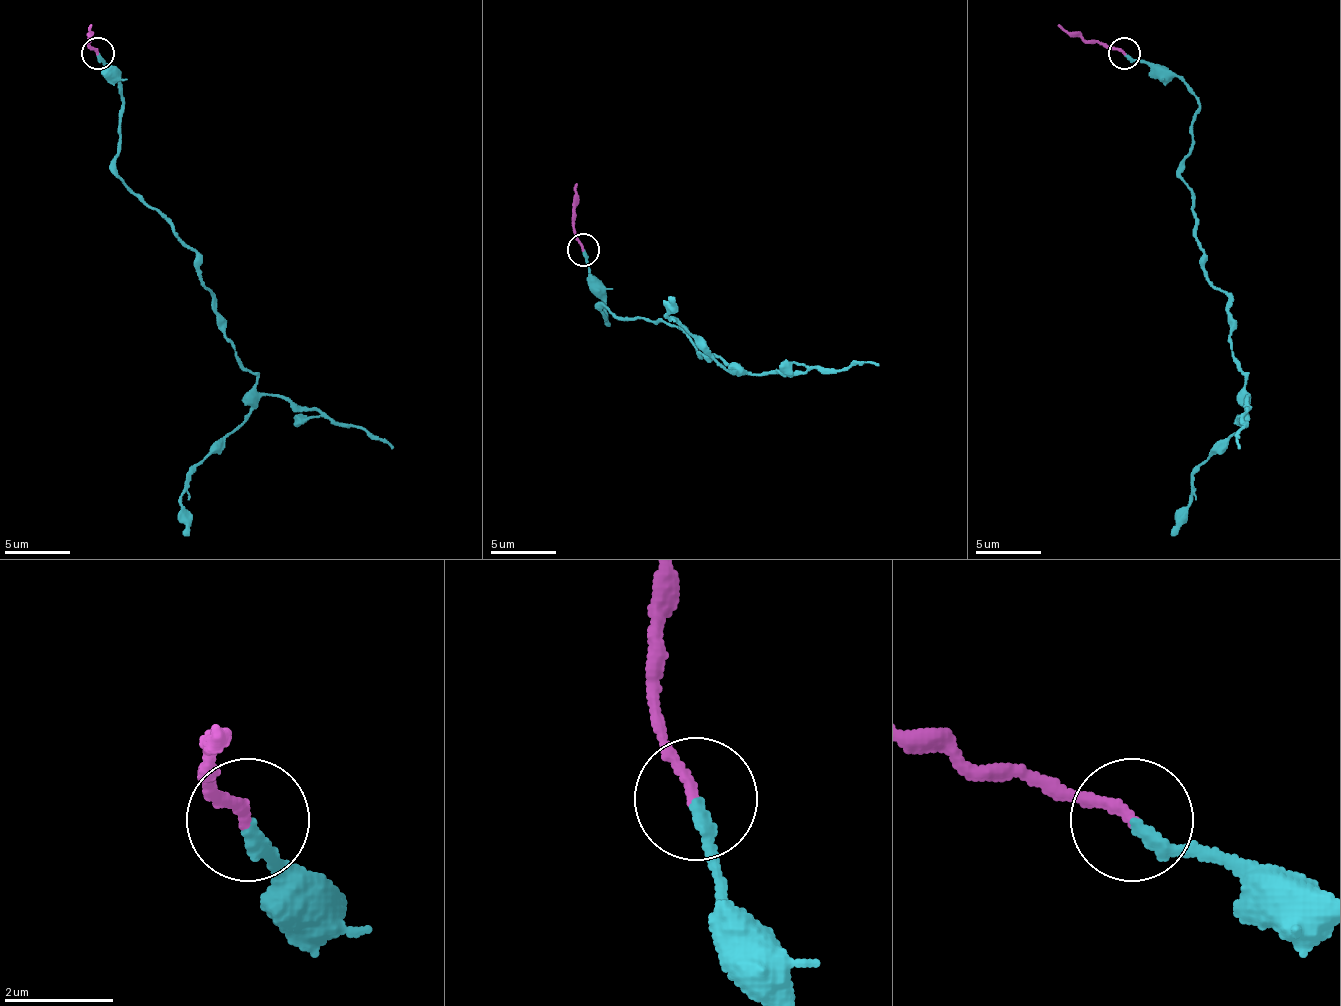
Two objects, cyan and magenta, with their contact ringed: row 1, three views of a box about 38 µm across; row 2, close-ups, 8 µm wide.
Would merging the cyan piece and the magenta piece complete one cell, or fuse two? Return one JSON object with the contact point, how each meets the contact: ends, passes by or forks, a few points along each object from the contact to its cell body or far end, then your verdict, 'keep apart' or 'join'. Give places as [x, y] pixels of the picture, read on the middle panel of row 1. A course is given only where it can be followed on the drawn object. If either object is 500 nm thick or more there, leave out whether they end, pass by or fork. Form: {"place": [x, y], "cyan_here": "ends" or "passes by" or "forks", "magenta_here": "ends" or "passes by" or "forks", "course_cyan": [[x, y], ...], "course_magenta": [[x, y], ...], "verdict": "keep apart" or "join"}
{"place": [583, 249], "cyan_here": "ends", "magenta_here": "ends", "course_cyan": [[582, 250], [608, 322], [602, 309], [677, 325], [700, 355], [742, 371], [729, 371], [667, 315], [667, 296]], "course_magenta": [[582, 250], [573, 227], [576, 182]], "verdict": "join"}

